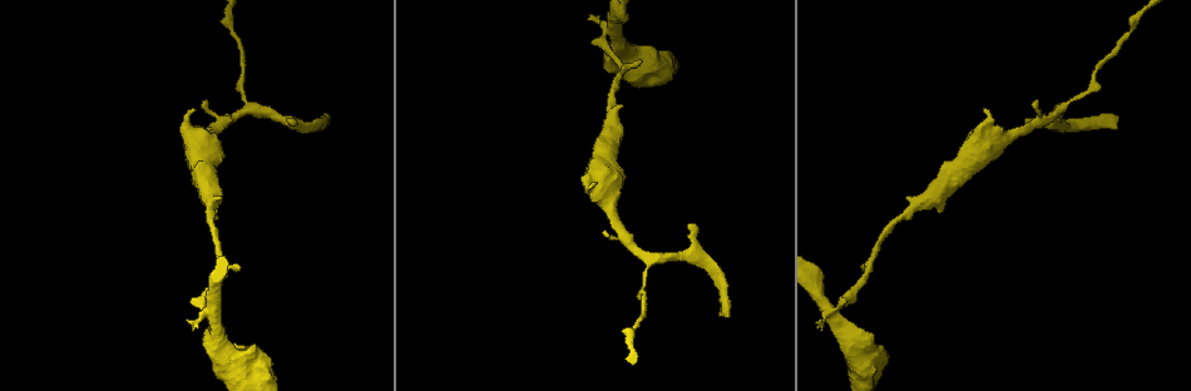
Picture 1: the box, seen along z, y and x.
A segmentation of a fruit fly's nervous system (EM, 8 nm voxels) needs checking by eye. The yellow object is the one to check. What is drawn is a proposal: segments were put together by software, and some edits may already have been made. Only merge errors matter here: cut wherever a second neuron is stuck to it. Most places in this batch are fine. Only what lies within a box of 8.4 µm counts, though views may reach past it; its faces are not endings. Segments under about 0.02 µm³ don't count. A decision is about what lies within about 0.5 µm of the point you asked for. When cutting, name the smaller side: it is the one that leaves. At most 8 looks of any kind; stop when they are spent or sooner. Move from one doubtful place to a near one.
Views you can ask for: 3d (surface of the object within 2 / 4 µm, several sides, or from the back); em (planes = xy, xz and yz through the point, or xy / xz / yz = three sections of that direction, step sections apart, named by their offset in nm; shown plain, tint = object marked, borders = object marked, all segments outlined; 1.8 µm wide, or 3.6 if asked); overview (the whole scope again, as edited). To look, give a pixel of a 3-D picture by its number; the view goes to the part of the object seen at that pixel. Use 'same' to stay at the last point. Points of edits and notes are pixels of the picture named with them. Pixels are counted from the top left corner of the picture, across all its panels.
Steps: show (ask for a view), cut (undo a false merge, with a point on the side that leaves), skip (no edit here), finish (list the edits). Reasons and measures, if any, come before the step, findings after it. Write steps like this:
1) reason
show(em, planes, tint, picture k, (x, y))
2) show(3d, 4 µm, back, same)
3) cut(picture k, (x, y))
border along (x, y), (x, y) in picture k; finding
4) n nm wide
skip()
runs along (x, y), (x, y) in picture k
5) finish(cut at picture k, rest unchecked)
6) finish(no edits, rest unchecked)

calibre changes
show(em, 3.6 µm, yz, step 8, tint, picture 1, (613, 118))

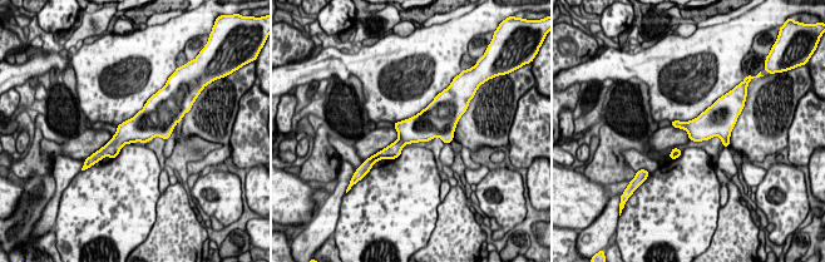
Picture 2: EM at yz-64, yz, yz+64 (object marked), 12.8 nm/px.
cut it another way
show(em, 3.6 µm, planes, tint, same)

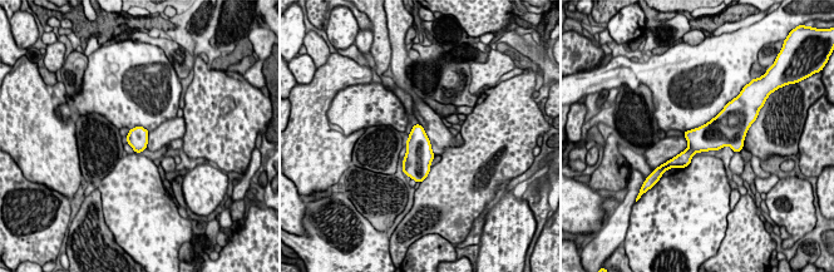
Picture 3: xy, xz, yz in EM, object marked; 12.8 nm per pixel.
skip()
continuous, no second neuron

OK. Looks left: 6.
branch point
show(3d, 4 µm, picture 1, (997, 140))

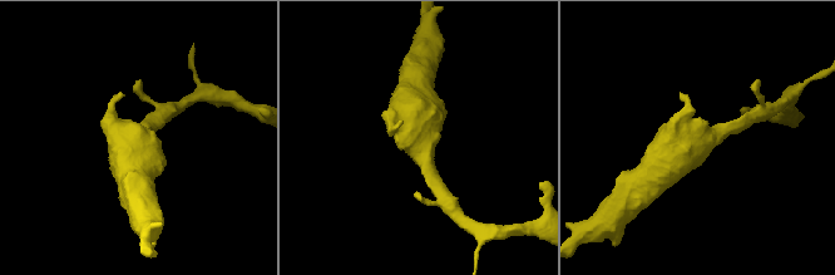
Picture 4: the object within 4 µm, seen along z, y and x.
show(em, 3.6 µm, planes, tint, picture 4, (419, 141))

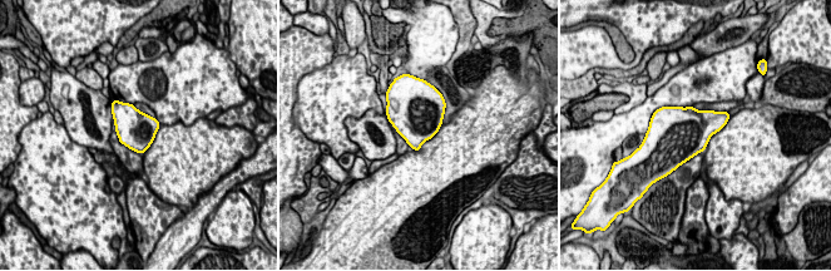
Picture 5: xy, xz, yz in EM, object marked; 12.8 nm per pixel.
skip()
all the same neuron

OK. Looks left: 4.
calibre changes
show(em, yz, step 4, tint, picture 1, (1059, 111))

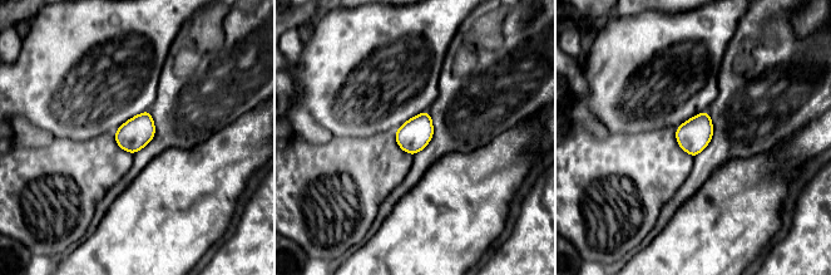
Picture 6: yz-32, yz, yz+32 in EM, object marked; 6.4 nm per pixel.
skip()
continuous, no second neuron

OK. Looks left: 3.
finish(no edits, rest unchecked)

